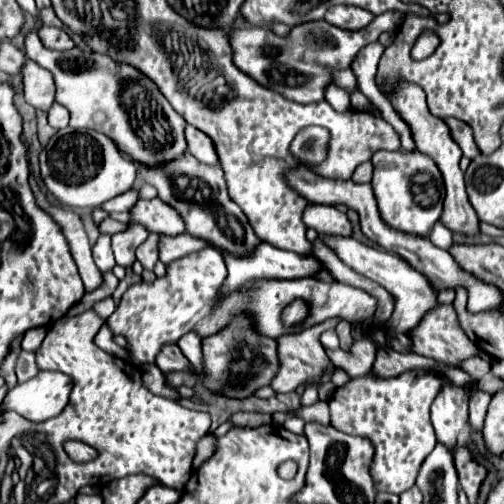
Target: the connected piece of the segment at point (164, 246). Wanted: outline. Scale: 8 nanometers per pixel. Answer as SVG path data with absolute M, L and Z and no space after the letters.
M186 232L180 236L160 236L160 260L164 264L170 264L172 260L182 258L192 252L198 252L206 246L208 244L204 240L198 240Z

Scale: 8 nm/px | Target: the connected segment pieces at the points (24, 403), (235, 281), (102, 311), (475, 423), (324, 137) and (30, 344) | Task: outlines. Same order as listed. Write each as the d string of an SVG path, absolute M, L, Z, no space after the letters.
M40 370L32 380L18 384L6 394L2 410L14 410L34 422L54 418L68 404L72 384L70 376L62 376L62 372Z
M262 242L248 258L232 258L232 256L224 256L226 266L228 266L228 278L226 284L222 286L222 300L226 300L234 290L238 290L244 282L252 280L252 278L266 278L266 280L294 280L294 278L302 278L302 276L316 276L324 264L320 260L316 260L314 256L302 256L296 252L288 252L288 250L280 250L268 242Z
M108 296L108 298L104 298L104 300L100 300L100 302L96 302L94 304L94 312L100 316L100 318L108 318L112 312L114 312L114 300L112 300L112 296Z
M478 390L476 394L470 396L470 426L474 430L480 430L482 424L484 424L484 416L486 416L486 410L488 410L488 404L490 404L490 394L488 392L482 392Z
M308 126L294 138L292 154L310 164L318 164L326 158L328 140L330 140L328 130L324 130L320 126Z
M32 328L32 330L28 330L24 334L24 338L22 338L22 350L34 352L42 344L44 336L46 336L46 330L44 328Z

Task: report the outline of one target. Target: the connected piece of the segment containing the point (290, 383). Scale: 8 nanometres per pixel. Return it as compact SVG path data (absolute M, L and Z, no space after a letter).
M332 318L332 320L328 320L328 322L322 322L322 324L316 324L314 328L304 330L302 334L280 336L276 339L278 342L278 356L280 360L278 376L276 376L274 382L272 382L272 388L274 388L276 392L282 392L282 394L294 392L296 388L304 386L304 384L310 382L310 380L320 378L320 376L324 374L324 370L326 370L332 362L330 362L330 358L326 356L322 344L320 344L320 334L322 334L324 330L334 328L336 322L338 322L338 320Z

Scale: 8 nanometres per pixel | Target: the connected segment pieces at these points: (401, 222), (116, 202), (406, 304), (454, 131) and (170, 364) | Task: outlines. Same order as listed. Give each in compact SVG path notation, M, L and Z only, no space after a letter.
M378 150L374 152L370 162L374 166L374 176L372 176L374 196L386 224L402 232L428 236L432 226L440 220L442 202L444 202L444 182L434 160L418 150L412 152Z
M130 188L130 192L124 192L122 196L116 196L114 200L108 200L106 204L102 204L102 208L112 214L112 212L128 212L134 204L138 202L138 188Z
M320 236L338 256L340 260L344 260L352 270L356 270L358 274L378 282L380 286L384 286L392 298L394 298L394 314L390 318L390 326L396 330L410 330L418 324L418 320L422 320L422 316L426 316L426 312L430 312L430 308L438 306L436 300L436 290L432 288L432 284L428 282L426 276L422 276L420 272L416 272L410 264L406 264L406 260L402 260L400 256L394 256L392 252L384 252L372 246L366 246L354 238L342 238L342 236Z
M448 118L446 124L450 128L450 134L452 134L454 142L460 146L460 150L462 150L462 154L466 158L474 158L474 156L480 154L476 142L474 142L474 136L472 136L472 130L470 130L470 126L466 122L456 120L456 118Z
M164 344L162 352L156 356L156 366L166 374L166 372L182 372L190 368L188 358L182 354L178 344Z

